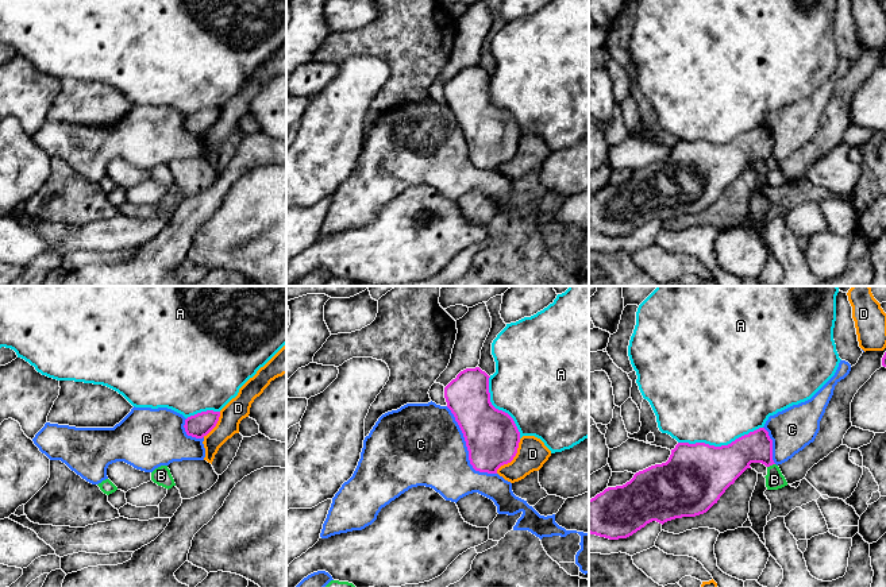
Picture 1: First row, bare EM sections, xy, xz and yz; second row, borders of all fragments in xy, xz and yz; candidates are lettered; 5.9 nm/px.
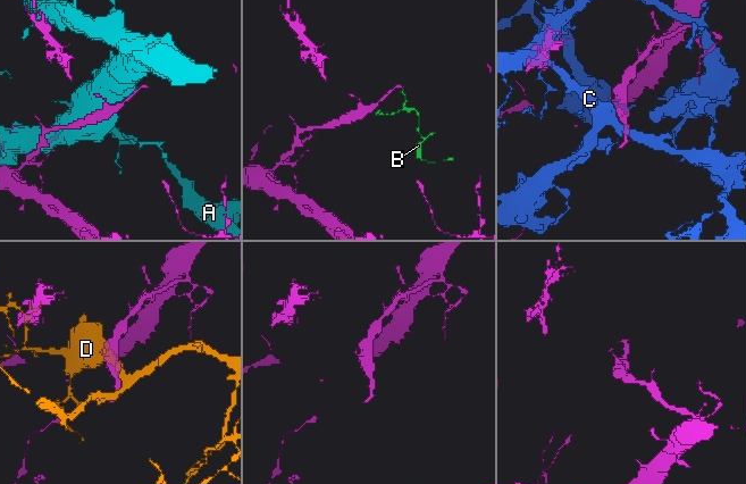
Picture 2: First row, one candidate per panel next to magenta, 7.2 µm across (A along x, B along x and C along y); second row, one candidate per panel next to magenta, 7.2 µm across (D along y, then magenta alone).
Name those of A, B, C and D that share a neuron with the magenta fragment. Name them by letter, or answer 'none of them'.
B

